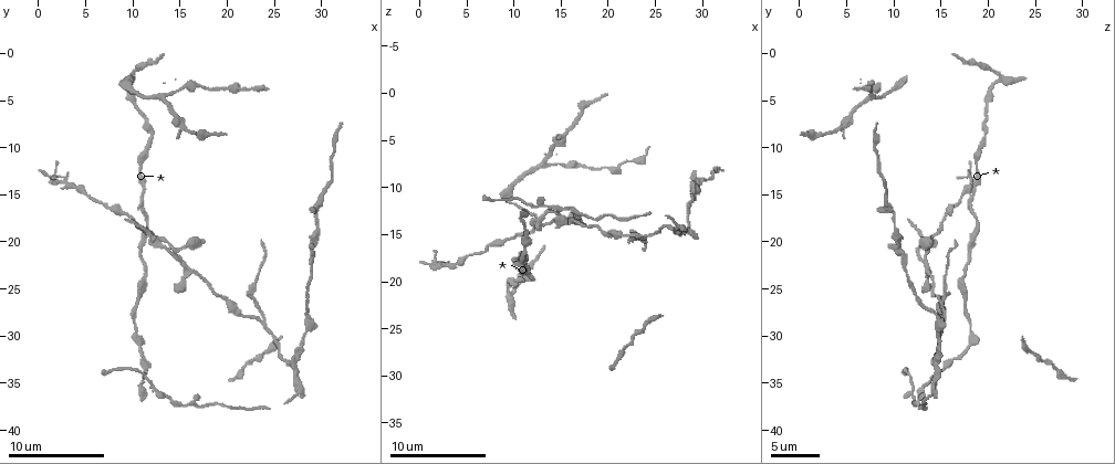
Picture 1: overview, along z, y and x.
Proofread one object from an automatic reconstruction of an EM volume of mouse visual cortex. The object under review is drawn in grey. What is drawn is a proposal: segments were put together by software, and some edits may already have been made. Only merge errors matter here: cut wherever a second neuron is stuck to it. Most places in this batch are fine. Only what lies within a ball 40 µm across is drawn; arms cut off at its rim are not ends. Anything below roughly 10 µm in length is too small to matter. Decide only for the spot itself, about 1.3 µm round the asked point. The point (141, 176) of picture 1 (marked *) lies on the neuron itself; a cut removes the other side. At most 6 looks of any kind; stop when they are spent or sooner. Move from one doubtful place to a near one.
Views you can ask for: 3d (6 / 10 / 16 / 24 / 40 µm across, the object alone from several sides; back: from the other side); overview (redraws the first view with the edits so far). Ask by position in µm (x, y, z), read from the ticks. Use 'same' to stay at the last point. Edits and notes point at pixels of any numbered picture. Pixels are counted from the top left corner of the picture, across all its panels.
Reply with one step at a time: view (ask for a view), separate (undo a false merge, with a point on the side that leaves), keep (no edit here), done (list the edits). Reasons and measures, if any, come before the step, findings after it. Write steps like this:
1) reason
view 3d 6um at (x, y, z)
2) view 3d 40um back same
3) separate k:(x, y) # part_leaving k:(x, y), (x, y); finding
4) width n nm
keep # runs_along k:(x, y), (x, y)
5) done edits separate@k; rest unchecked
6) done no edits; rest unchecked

calibre changes
view 3d 6um at (11.0, 20.6, 18.2)

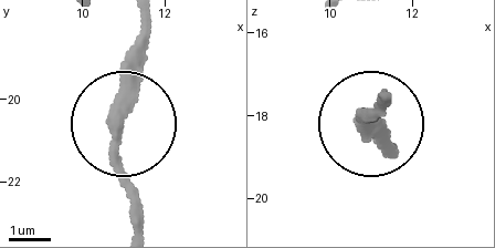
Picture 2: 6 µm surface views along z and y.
keep # runs_along 2:(139, 23), (139, 65), (118, 130), (129, 225); all the same neuron

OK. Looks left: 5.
sudden change in width
view 3d 10um at (10.8, 30.8, 18.2)

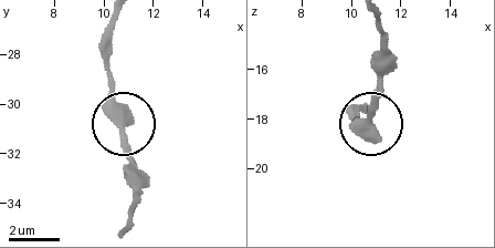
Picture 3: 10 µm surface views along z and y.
view 3d 6um at (10.6, 31.0, 18.0)

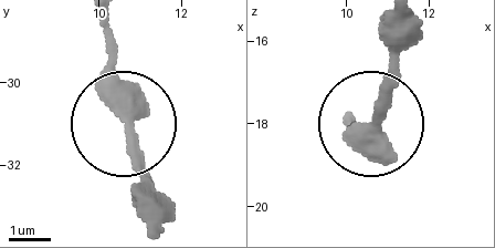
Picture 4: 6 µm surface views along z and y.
keep # all the same neuron

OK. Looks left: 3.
thick turns thin
view 3d 16um at (14.0, 20.4, 13.6)

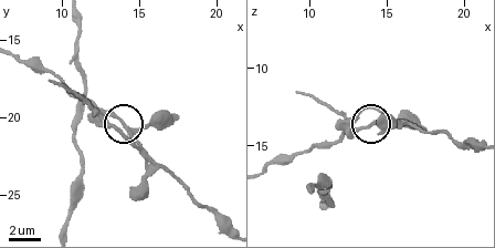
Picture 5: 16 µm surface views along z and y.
zoom in
view 3d 6um at (13.8, 20.4, 13.8)

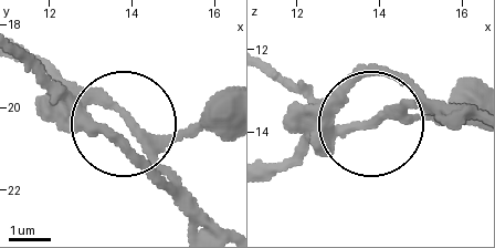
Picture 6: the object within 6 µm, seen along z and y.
keep # runs_along 6:(472, 120), (398, 109), (345, 130), (285, 130); one neuron here

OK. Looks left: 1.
done no edits; rest unchecked

